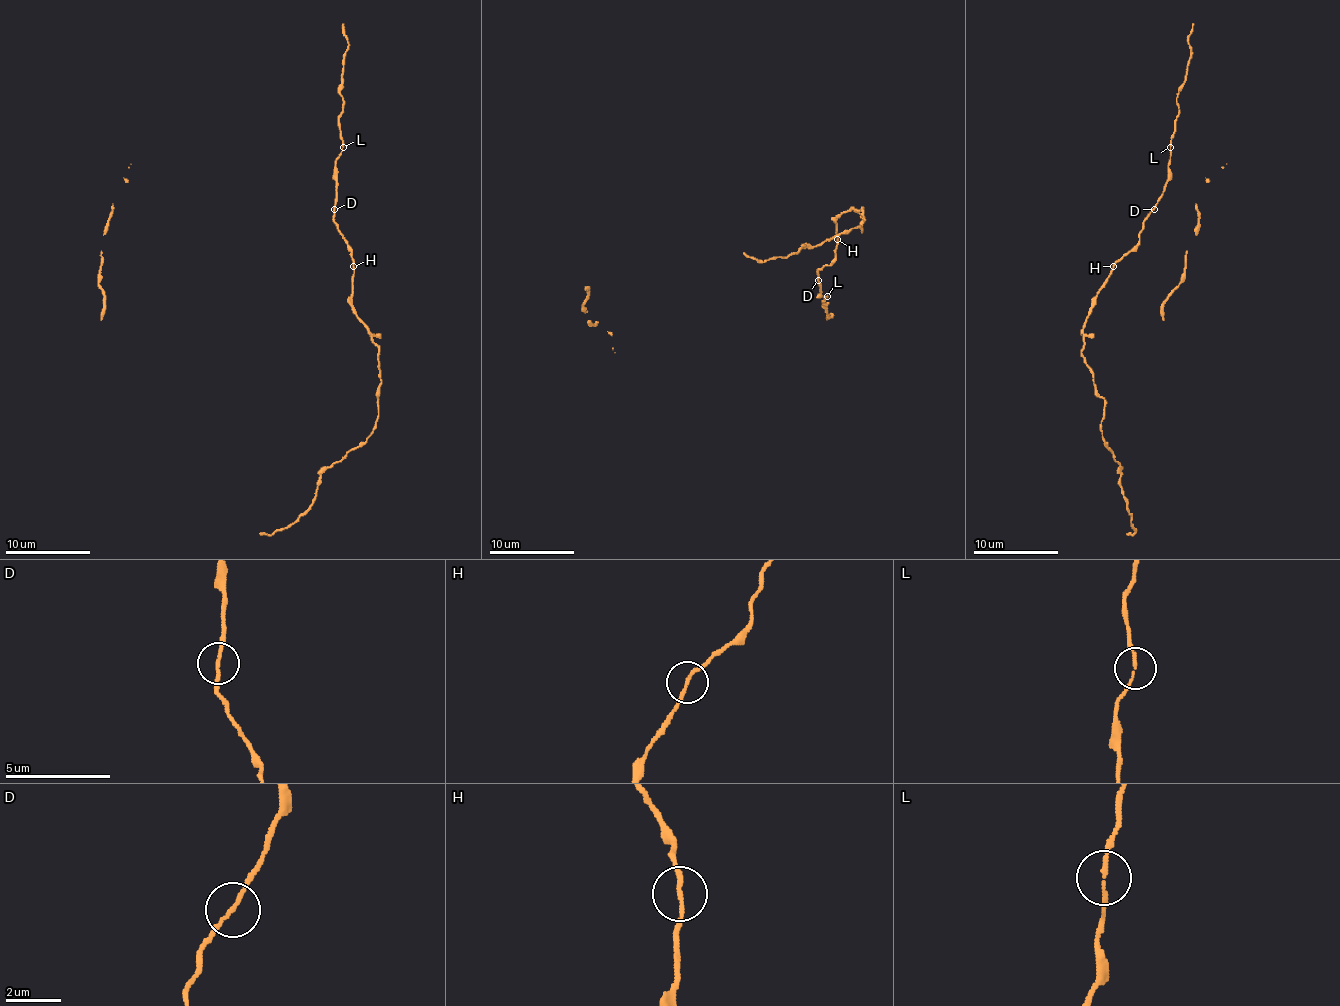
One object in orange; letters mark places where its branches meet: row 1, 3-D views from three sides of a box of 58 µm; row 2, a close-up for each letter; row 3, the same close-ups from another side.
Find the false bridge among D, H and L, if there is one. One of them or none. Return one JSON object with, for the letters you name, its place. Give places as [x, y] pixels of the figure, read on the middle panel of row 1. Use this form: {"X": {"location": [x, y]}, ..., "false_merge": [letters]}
{"false_merge": []}

